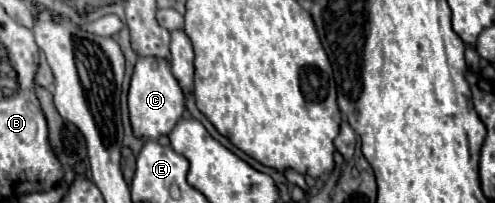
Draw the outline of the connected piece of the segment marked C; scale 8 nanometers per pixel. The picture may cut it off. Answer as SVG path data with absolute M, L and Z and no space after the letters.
M156 56L138 58L130 82L128 92L128 108L130 108L130 122L132 130L140 138L158 140L158 136L168 134L176 122L184 114L184 90L172 74L170 60L158 60Z

